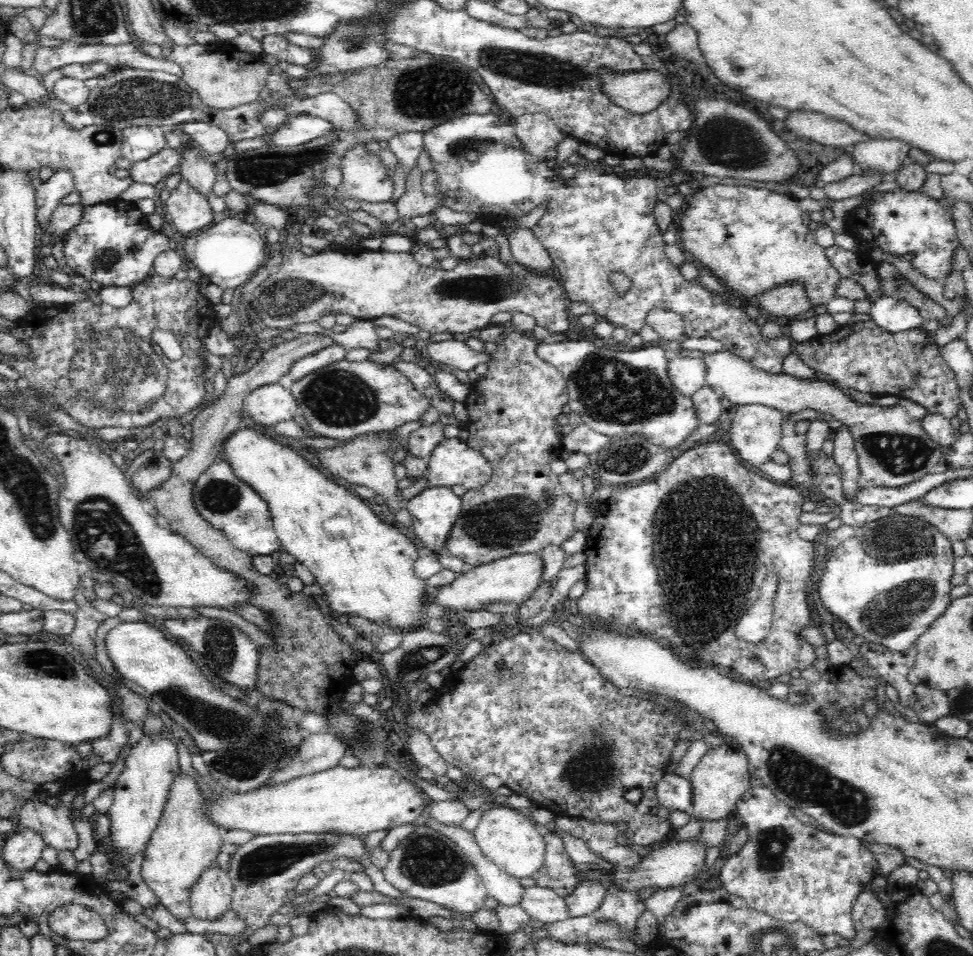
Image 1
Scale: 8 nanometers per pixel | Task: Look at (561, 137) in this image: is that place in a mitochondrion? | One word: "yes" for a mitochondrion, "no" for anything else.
no

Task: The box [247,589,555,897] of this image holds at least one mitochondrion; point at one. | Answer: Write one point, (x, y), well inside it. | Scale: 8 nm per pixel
(427, 860)

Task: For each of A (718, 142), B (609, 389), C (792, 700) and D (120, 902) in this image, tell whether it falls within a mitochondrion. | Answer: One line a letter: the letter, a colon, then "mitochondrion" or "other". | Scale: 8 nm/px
A: mitochondrion
B: mitochondrion
C: other
D: other

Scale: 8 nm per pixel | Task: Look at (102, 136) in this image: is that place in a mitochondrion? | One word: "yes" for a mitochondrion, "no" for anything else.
yes

